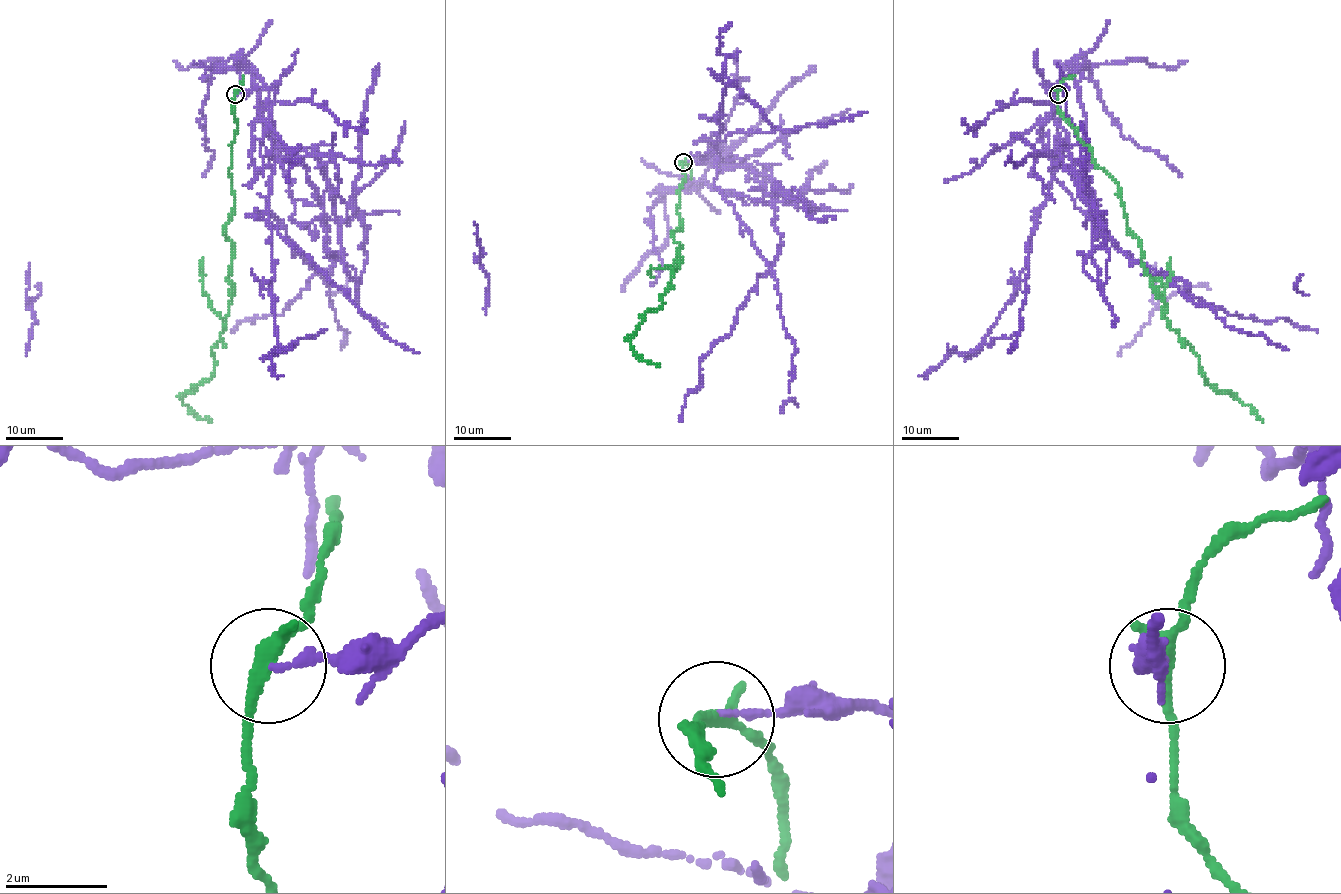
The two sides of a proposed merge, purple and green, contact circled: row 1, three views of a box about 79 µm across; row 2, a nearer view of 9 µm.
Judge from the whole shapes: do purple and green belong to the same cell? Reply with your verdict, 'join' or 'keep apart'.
keep apart

